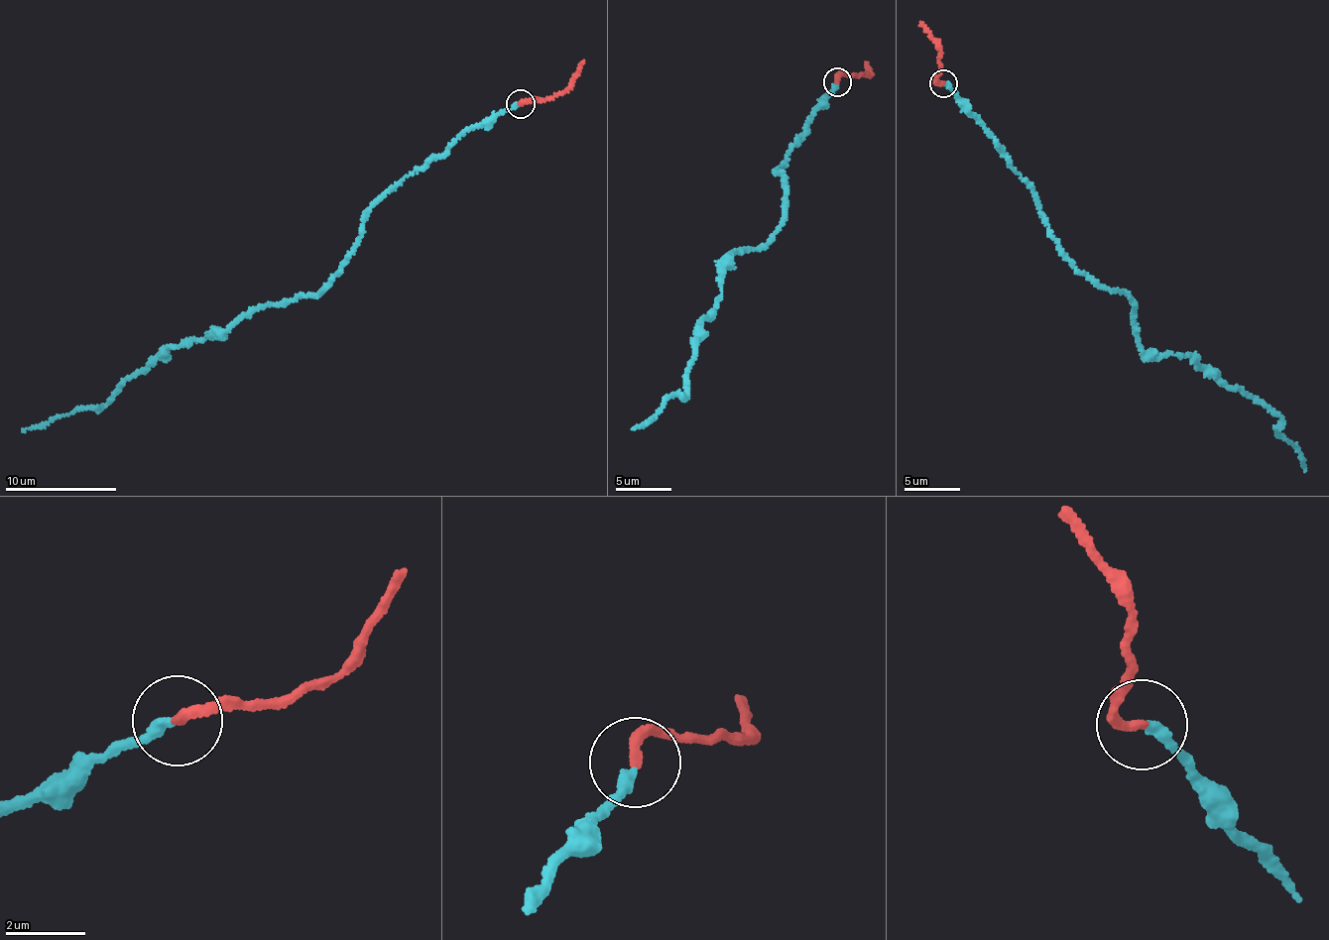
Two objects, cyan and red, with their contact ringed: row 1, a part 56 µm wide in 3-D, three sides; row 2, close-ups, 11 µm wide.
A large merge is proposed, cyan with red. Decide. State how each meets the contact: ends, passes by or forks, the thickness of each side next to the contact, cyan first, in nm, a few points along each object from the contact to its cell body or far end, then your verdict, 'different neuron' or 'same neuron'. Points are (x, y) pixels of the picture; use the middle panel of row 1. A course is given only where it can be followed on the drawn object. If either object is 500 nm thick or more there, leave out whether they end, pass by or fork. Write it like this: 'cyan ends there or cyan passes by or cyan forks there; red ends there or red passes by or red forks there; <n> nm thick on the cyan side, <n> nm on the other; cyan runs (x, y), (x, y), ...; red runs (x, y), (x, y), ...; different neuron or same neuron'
cyan ends there; red ends there; 280 nm thick on the cyan side, 280 nm on the other; cyan runs (838, 82), (778, 171), (782, 223), (729, 258), (687, 397), (633, 427); red runs (838, 82), (843, 73), (865, 74), (867, 63); same neuron

